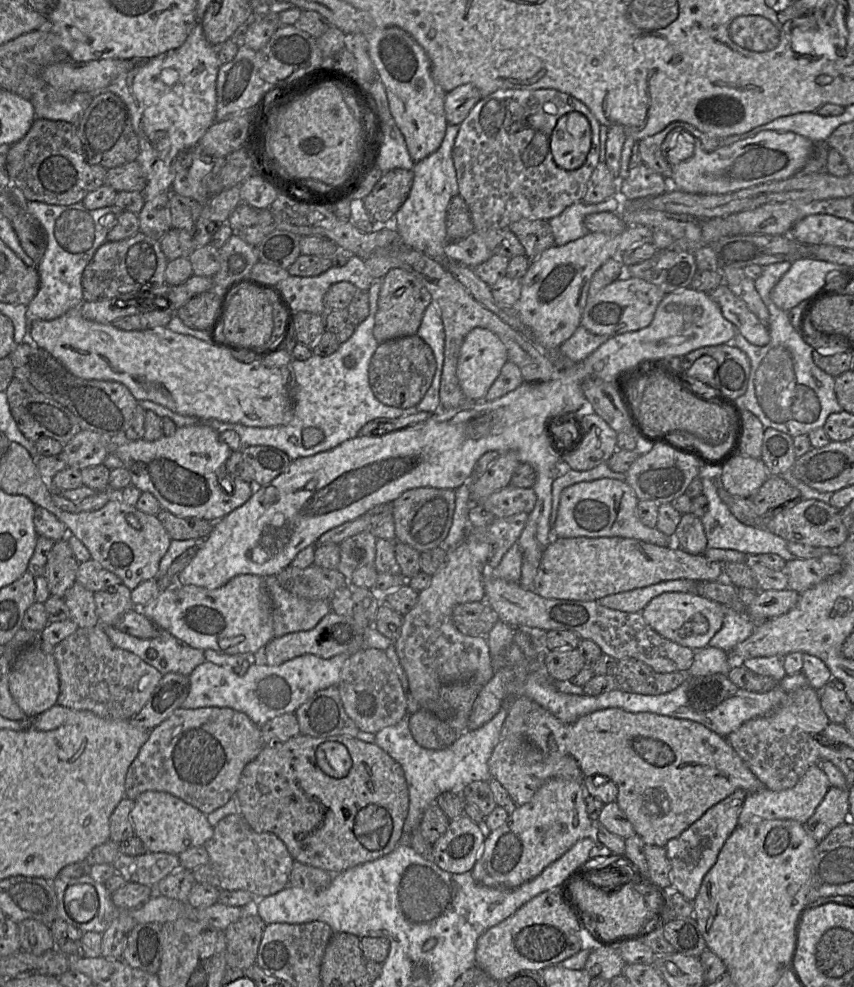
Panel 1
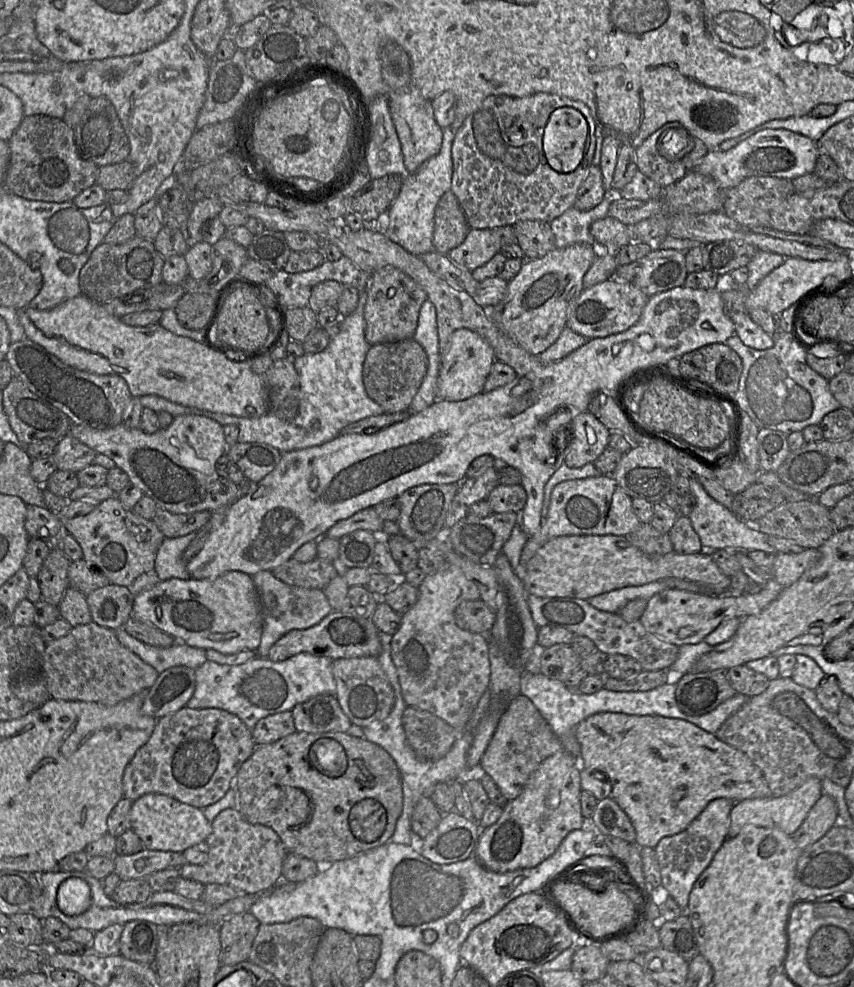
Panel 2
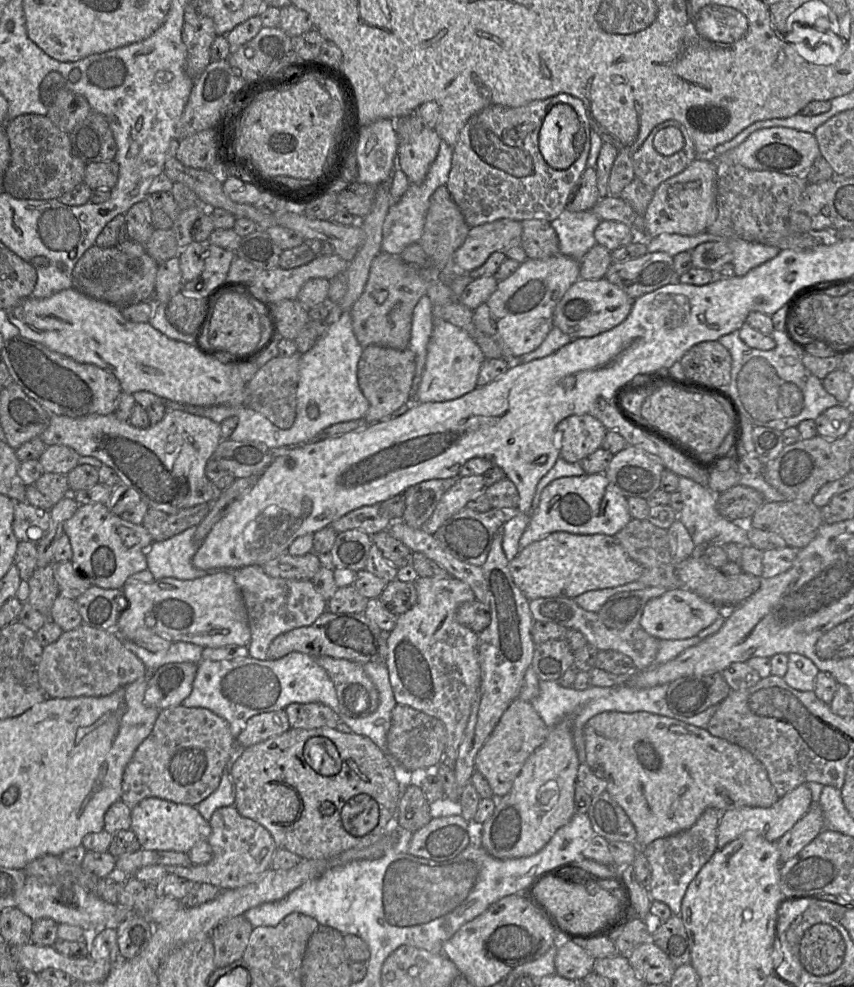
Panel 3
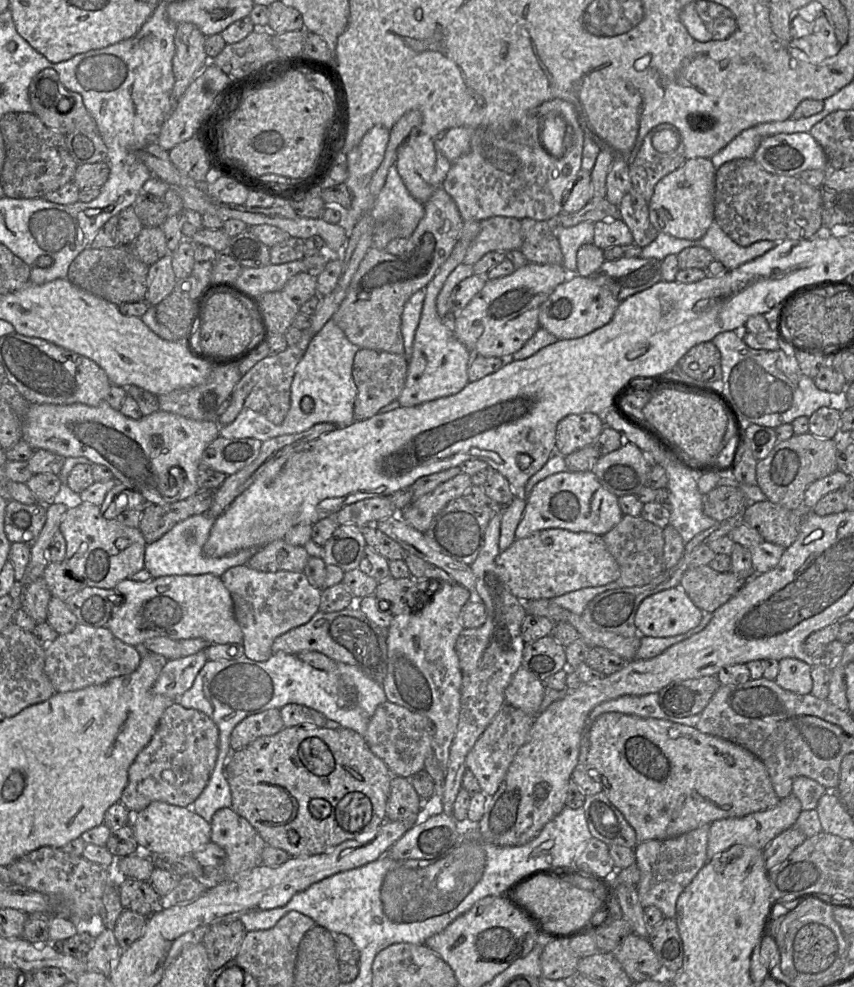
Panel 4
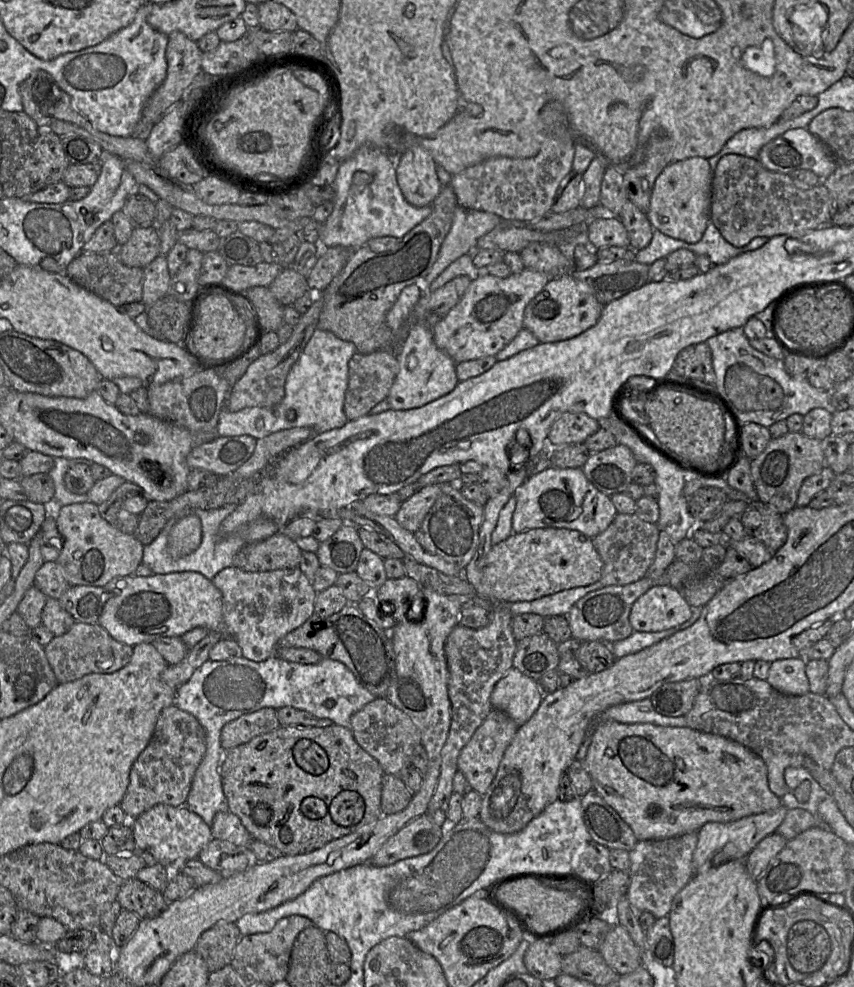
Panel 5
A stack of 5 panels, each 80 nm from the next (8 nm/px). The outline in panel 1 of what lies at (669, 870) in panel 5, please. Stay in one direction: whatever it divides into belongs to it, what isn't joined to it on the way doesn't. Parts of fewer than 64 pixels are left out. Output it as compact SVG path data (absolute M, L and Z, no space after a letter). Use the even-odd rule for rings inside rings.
M736 790L708 809L701 818L664 846L671 866L669 878L672 890L678 891L686 900L695 899L704 876L715 864L728 837L737 828L738 816L747 795L748 793L744 790Z

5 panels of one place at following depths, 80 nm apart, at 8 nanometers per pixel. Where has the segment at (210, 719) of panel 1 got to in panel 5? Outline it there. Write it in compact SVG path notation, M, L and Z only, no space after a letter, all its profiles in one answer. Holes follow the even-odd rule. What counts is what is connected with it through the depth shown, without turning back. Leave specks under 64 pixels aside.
M174 704L163 709L147 747L133 763L126 793L120 802L128 821L157 804L186 806L195 772L207 746L207 731L198 719Z

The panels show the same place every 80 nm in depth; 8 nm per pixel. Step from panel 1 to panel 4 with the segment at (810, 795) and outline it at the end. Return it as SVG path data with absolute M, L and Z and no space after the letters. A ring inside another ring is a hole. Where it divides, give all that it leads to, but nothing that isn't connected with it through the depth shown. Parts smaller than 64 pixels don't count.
M791 793L769 810L754 812L744 817L713 821L710 823L708 835L707 862L736 844L764 849L775 837L791 828L801 812L800 800Z

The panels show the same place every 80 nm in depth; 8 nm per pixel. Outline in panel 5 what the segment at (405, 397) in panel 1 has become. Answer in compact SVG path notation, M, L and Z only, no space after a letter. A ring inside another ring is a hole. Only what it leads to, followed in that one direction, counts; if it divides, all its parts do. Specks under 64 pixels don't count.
M393 351L354 354L348 363L348 386L344 398L344 413L348 421L368 415L375 405L387 399L398 371L399 364Z

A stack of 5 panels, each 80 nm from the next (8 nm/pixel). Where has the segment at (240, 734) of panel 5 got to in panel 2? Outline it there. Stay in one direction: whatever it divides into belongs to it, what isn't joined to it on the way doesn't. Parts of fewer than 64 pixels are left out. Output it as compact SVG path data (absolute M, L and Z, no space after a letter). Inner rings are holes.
M291 711L269 715L259 720L251 730L257 746L273 743L296 731Z

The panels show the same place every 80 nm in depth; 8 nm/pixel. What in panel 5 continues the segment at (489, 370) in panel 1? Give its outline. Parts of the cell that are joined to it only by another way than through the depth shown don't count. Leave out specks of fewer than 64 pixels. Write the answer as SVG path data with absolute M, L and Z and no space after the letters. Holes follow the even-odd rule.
M457 205L451 229L441 244L436 262L418 287L421 295L430 291L431 283L455 260L472 254L479 238L490 232L502 221L496 214L465 209ZM417 322L410 326L405 341L394 353L399 371L386 399L392 410L409 410L424 406L453 391L459 382L455 371L456 363L436 346L432 327L426 322Z

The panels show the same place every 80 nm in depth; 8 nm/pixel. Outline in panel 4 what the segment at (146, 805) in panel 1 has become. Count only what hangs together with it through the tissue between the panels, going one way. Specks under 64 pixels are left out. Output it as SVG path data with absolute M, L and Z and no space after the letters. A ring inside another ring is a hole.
M154 801L146 808L132 815L131 827L139 844L139 852L166 856L193 856L193 854L211 842L211 824L193 811L191 807L180 807L165 802Z

